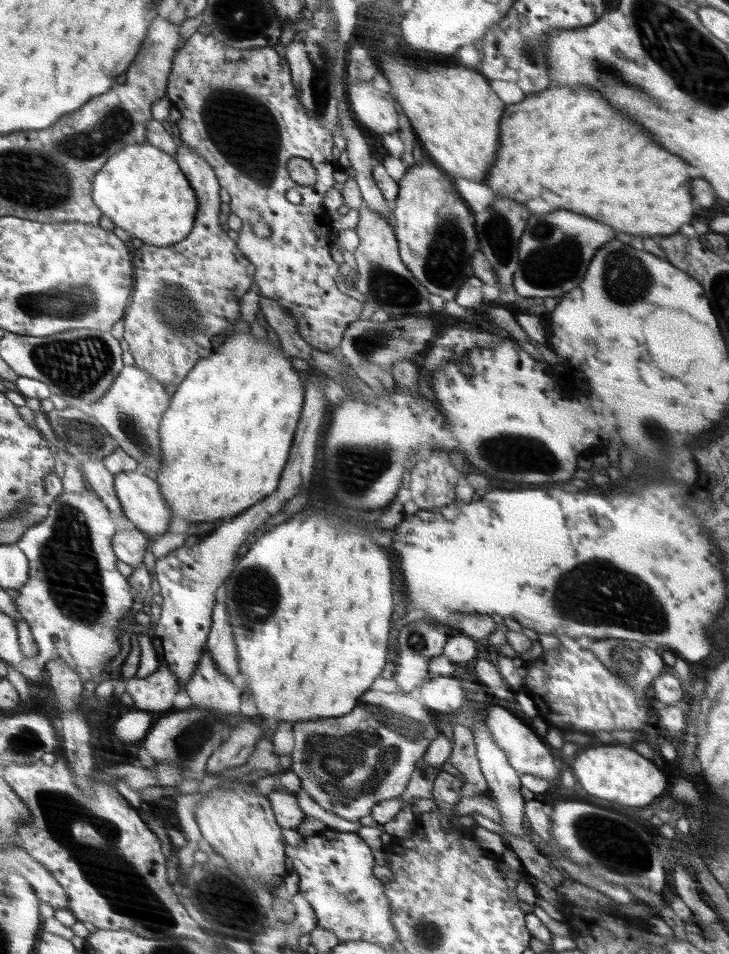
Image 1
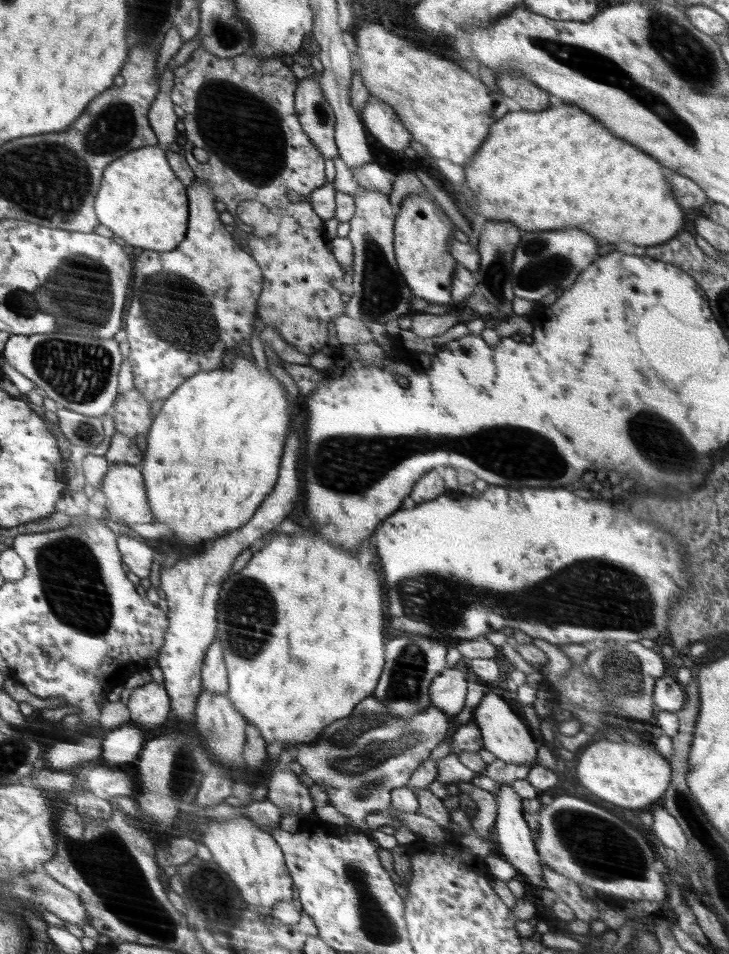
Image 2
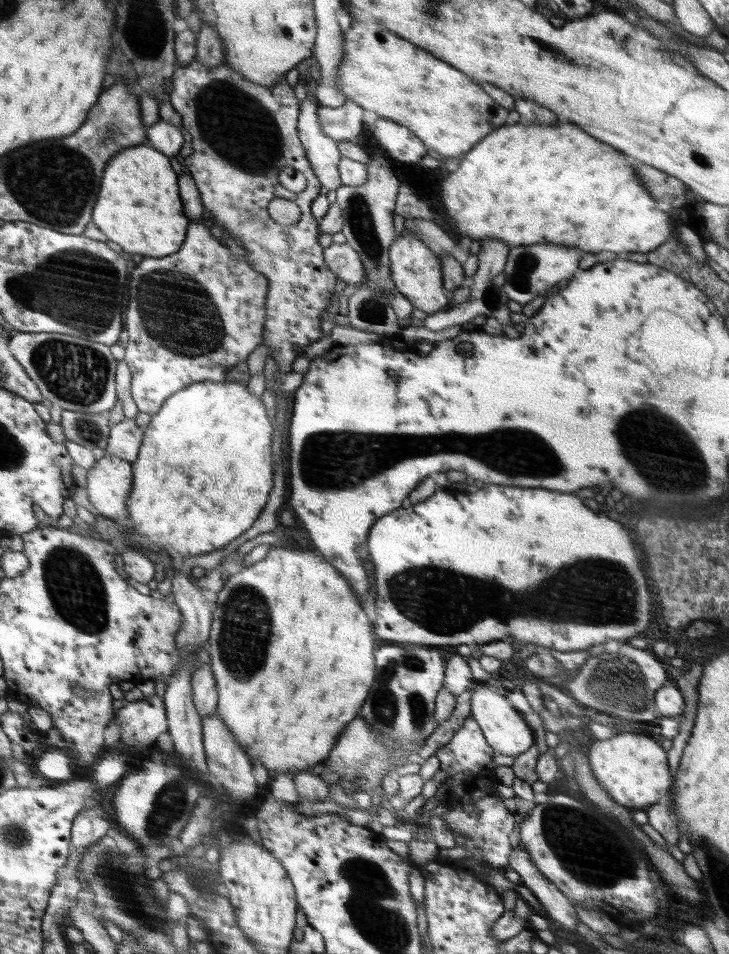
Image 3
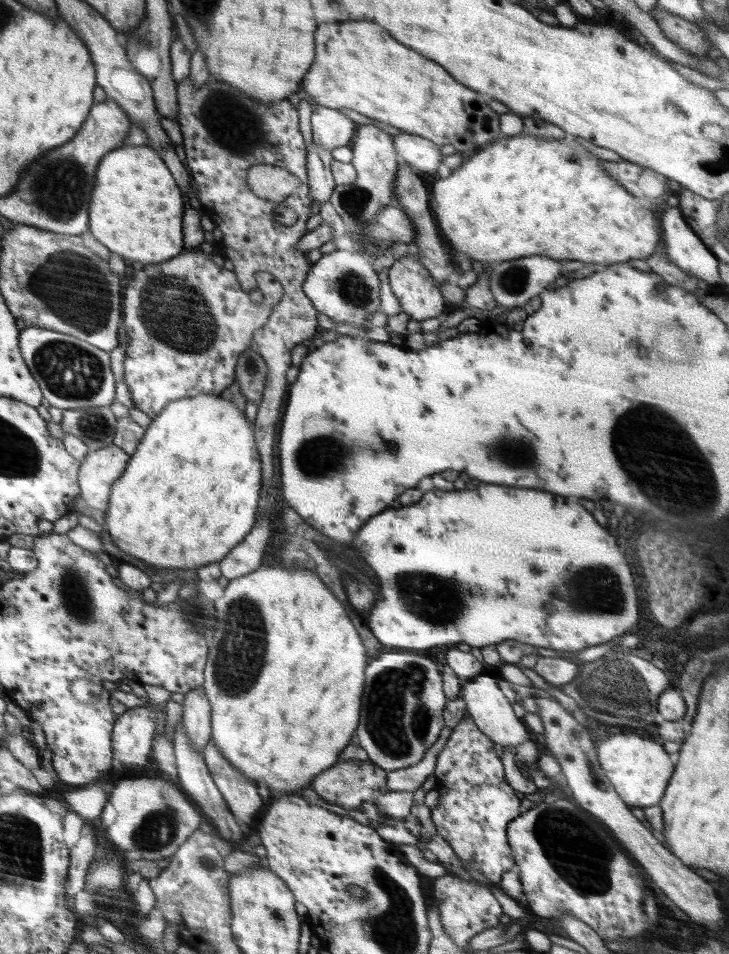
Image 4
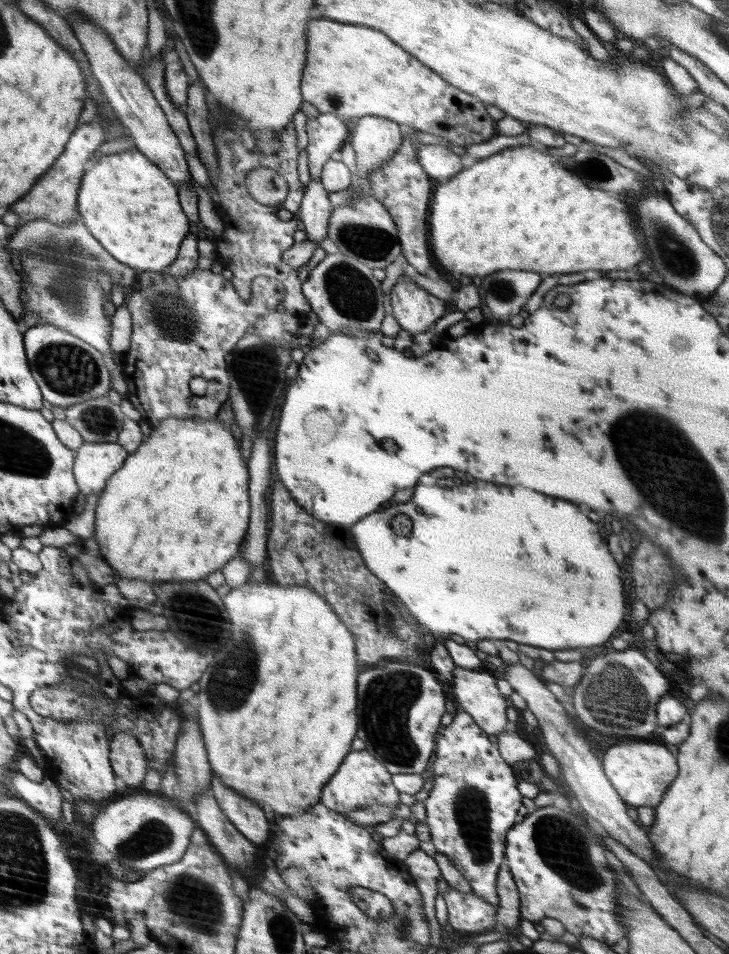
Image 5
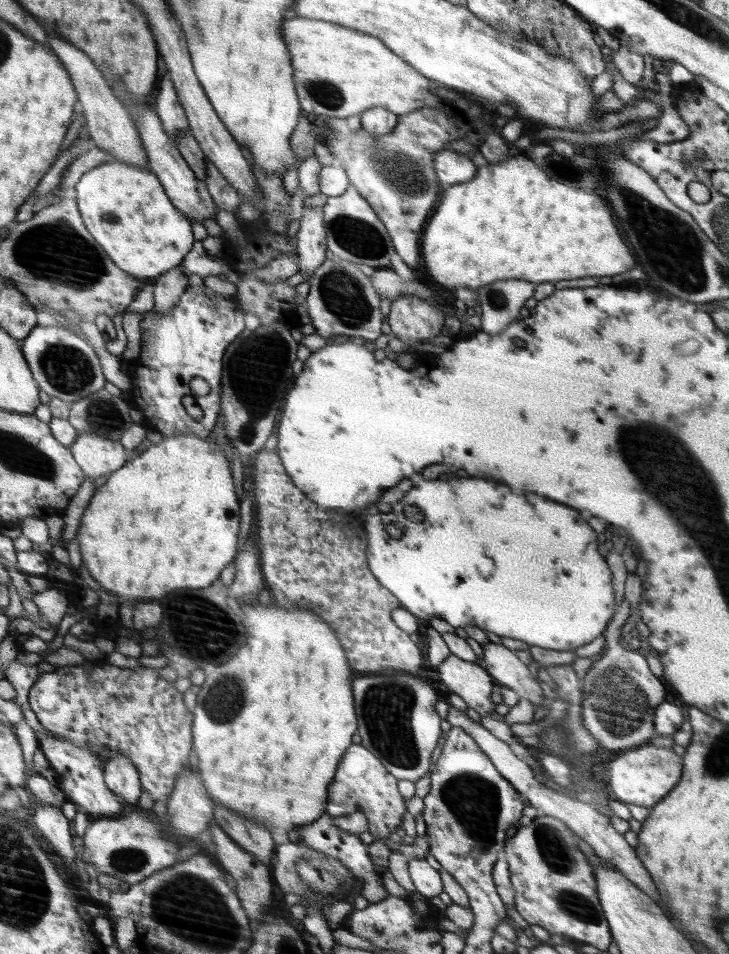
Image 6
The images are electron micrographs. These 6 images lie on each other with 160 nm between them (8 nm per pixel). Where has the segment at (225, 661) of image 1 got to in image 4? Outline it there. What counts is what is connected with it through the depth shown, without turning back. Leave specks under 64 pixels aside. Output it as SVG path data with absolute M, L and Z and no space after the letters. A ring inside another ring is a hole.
M202 685L187 692L183 702L184 733L188 733L188 741L192 742L192 747L202 753L212 732L212 709Z

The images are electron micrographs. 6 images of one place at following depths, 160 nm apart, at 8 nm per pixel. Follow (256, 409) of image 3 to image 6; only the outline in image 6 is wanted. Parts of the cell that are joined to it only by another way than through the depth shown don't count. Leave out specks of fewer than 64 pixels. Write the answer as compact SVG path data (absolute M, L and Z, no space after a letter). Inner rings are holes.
M191 432L182 436L164 436L160 443L150 445L138 457L134 457L128 464L125 464L118 471L112 471L106 479L106 483L98 488L91 497L88 507L83 513L75 539L78 541L78 548L83 566L90 572L90 576L112 596L116 596L120 602L138 604L144 602L140 598L162 598L168 592L186 586L190 588L206 588L219 578L224 566L232 562L236 556L236 542L238 542L238 524L240 524L240 510L234 490L232 471L224 453L215 445L211 437L200 438Z

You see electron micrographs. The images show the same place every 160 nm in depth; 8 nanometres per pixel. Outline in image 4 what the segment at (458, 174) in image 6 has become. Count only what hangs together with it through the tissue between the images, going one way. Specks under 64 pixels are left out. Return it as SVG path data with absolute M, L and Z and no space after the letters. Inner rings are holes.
M405 131L392 138L397 154L402 156L410 166L420 170L422 174L437 172L440 168L443 155L440 148L432 141Z

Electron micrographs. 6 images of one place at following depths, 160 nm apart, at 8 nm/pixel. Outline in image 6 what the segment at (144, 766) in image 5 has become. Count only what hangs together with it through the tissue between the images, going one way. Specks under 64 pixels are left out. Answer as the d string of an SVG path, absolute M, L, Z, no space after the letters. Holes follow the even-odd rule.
M122 755L112 756L106 763L104 777L107 778L108 789L121 796L130 806L138 803L143 786L135 764Z

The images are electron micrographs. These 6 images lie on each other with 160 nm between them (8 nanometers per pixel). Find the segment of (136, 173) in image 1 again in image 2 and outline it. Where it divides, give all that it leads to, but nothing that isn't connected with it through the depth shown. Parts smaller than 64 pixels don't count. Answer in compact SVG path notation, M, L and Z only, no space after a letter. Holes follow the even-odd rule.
M147 146L128 152L108 168L108 176L104 176L104 192L100 192L100 200L96 201L96 216L100 216L101 224L108 226L116 236L132 246L142 249L168 253L175 250L184 241L188 230L188 208L190 198L186 186L182 186L166 160L167 153L159 146Z

